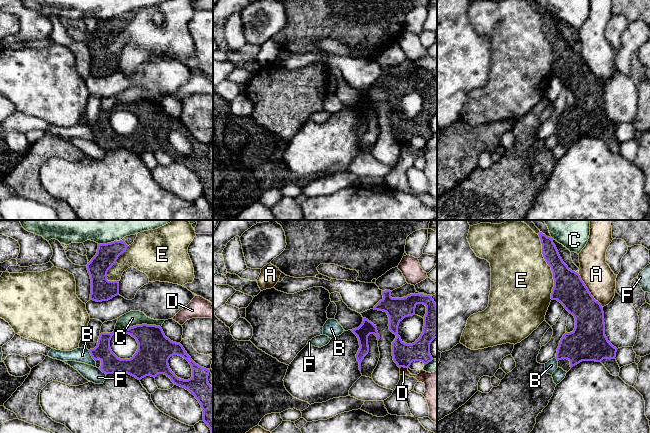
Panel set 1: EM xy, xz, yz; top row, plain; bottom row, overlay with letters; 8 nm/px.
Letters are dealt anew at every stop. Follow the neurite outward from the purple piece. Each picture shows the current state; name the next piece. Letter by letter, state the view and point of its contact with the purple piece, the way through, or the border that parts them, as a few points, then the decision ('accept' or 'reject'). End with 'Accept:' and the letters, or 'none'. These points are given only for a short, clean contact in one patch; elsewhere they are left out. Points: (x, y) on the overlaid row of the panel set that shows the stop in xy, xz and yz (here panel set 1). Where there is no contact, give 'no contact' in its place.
A: contact yz (588, 290); reject
B: contact xy (91, 355); border xy (88, 350), (95, 361); reject
C: contact xy (137, 325); reject
D: contact xz (403, 366); reject
E: contact yz (550, 266); reject
F: contact xy (102, 371); border xy (98, 368), (106, 374); reject
Accept: none

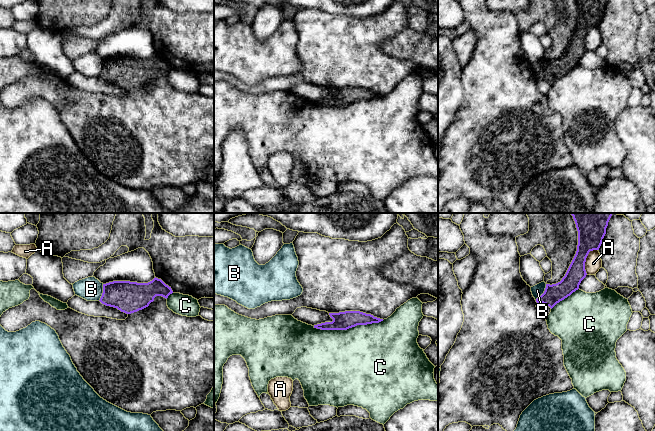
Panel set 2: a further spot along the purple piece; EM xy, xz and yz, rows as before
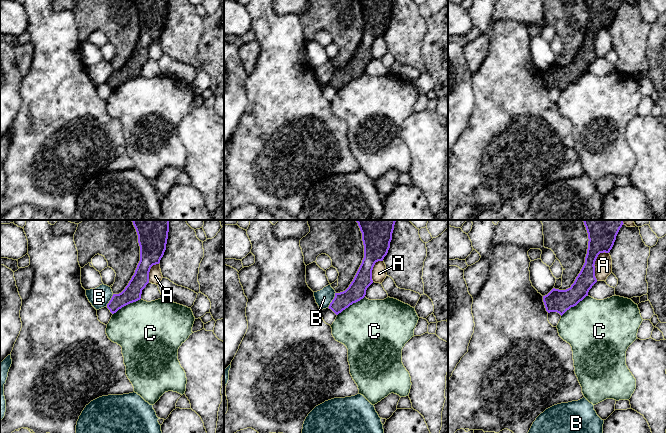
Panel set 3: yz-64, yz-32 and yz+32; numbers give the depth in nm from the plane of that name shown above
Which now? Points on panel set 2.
A: contact yz (585, 259); reject
B: contact xy (103, 292); border xy (103, 284), (103, 292), (98, 300); reject
C: contact xz (348, 328); reject
Accept: none

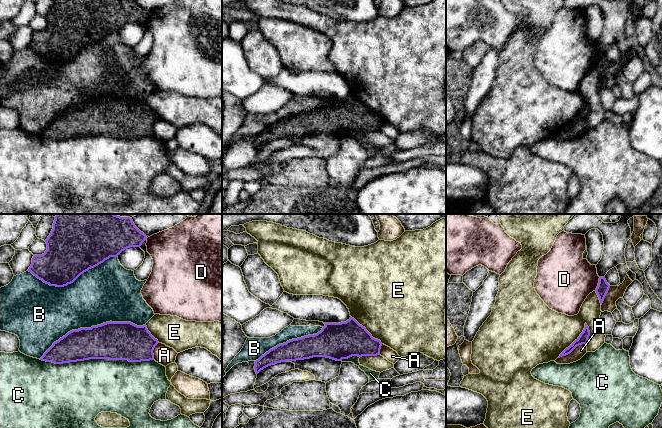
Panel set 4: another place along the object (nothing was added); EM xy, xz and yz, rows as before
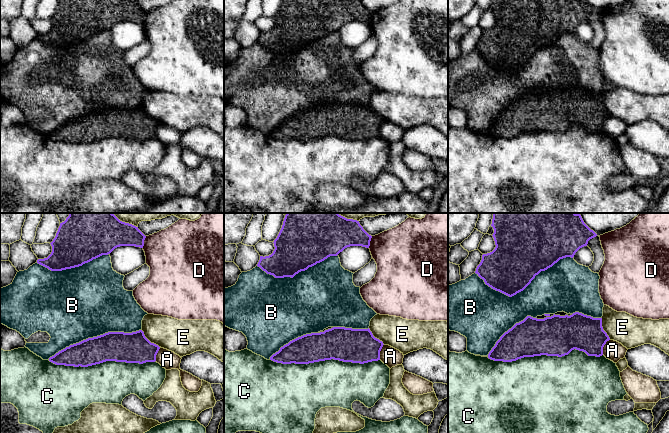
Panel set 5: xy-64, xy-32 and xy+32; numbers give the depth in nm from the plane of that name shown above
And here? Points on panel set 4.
A: contact yz (572, 350); reject
B: contact xy (92, 326); reject
C: contact xy (96, 358); reject
D: contact yz (598, 284); reject
E: contact yz (575, 340); reject
Accept: none

